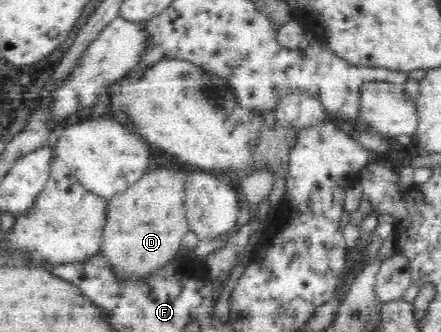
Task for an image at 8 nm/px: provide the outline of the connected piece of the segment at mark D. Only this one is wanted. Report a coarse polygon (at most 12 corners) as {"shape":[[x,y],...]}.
{"shape":[[184,169],[106,199],[101,253],[121,280],[179,259]]}

